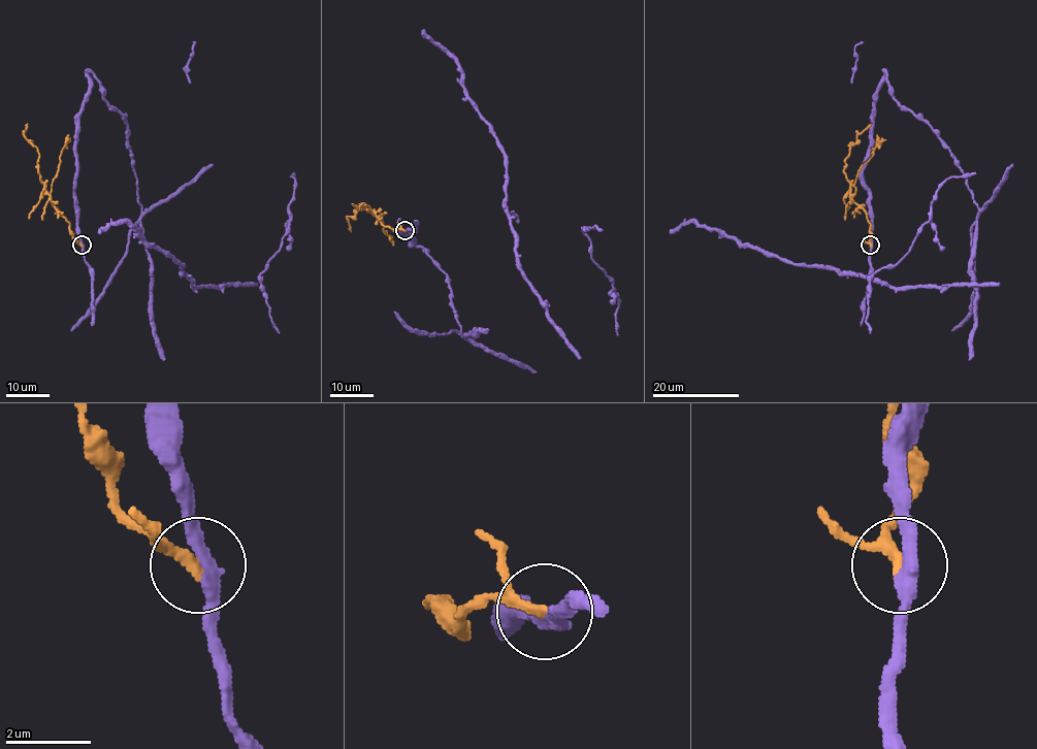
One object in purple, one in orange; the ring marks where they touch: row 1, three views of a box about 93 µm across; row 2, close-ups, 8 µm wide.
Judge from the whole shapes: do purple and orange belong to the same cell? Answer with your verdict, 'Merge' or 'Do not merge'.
Do not merge

